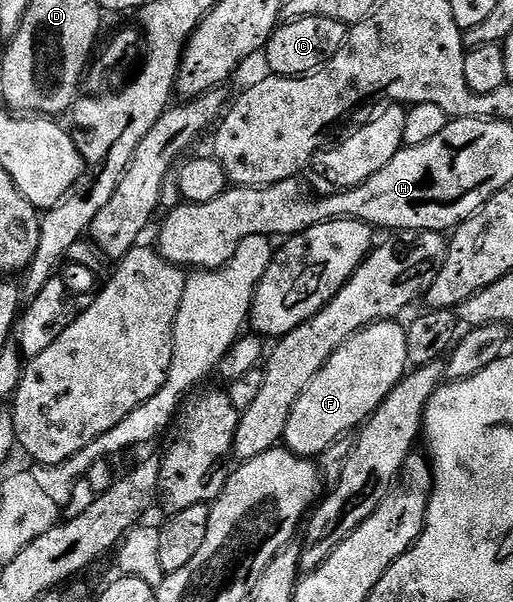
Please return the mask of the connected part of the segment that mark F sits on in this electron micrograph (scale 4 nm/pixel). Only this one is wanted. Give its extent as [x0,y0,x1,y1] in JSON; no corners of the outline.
[284,321,410,457]

